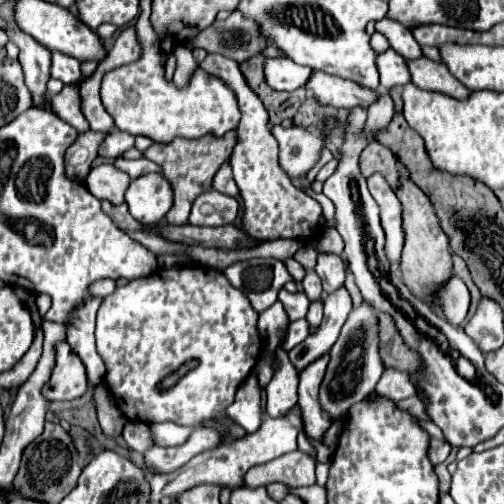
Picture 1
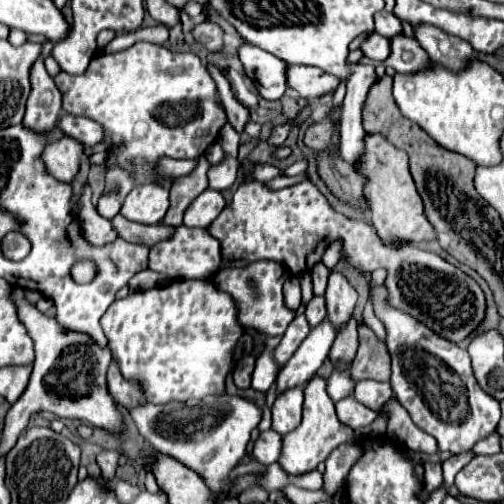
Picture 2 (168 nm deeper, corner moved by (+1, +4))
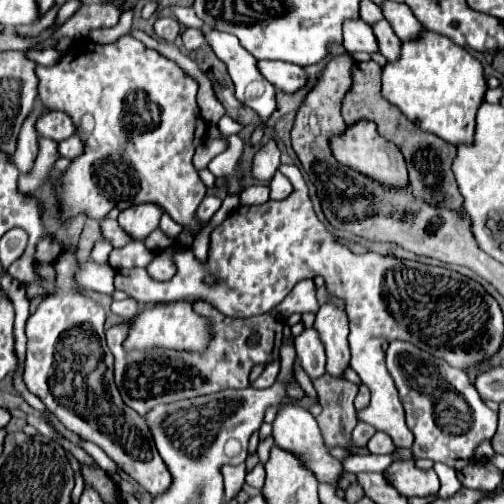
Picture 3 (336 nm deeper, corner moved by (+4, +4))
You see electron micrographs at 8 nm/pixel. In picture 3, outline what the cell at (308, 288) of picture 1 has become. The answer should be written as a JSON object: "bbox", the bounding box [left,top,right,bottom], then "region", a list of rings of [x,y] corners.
{"bbox":[294,326,326,380],"region":[[[312,326],[312,328],[302,330],[302,334],[296,336],[294,346],[296,346],[296,354],[298,354],[298,360],[302,362],[304,372],[312,380],[322,376],[324,366],[326,366],[326,354],[324,354],[324,344],[322,344],[316,328]]]}

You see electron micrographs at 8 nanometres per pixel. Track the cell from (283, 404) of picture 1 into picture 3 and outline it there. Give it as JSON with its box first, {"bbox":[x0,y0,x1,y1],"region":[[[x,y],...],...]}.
{"bbox":[272,400,342,486],"region":[[[292,400],[282,402],[278,408],[278,414],[274,418],[274,424],[272,424],[272,436],[274,436],[276,446],[290,450],[302,458],[306,462],[306,466],[316,474],[318,482],[328,482],[328,484],[336,486],[336,480],[342,474],[342,464],[328,454],[328,448],[324,446],[316,418],[306,408],[302,408],[298,402],[292,402]]]}

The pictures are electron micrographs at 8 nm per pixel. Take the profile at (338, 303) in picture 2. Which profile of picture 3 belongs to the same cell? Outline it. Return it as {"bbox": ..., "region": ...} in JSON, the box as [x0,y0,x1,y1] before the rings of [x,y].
{"bbox":[314,302,350,376],"region":[[[326,302],[316,314],[314,328],[320,334],[320,340],[326,348],[326,372],[332,376],[342,376],[344,368],[350,362],[348,350],[348,316],[344,308]]]}

